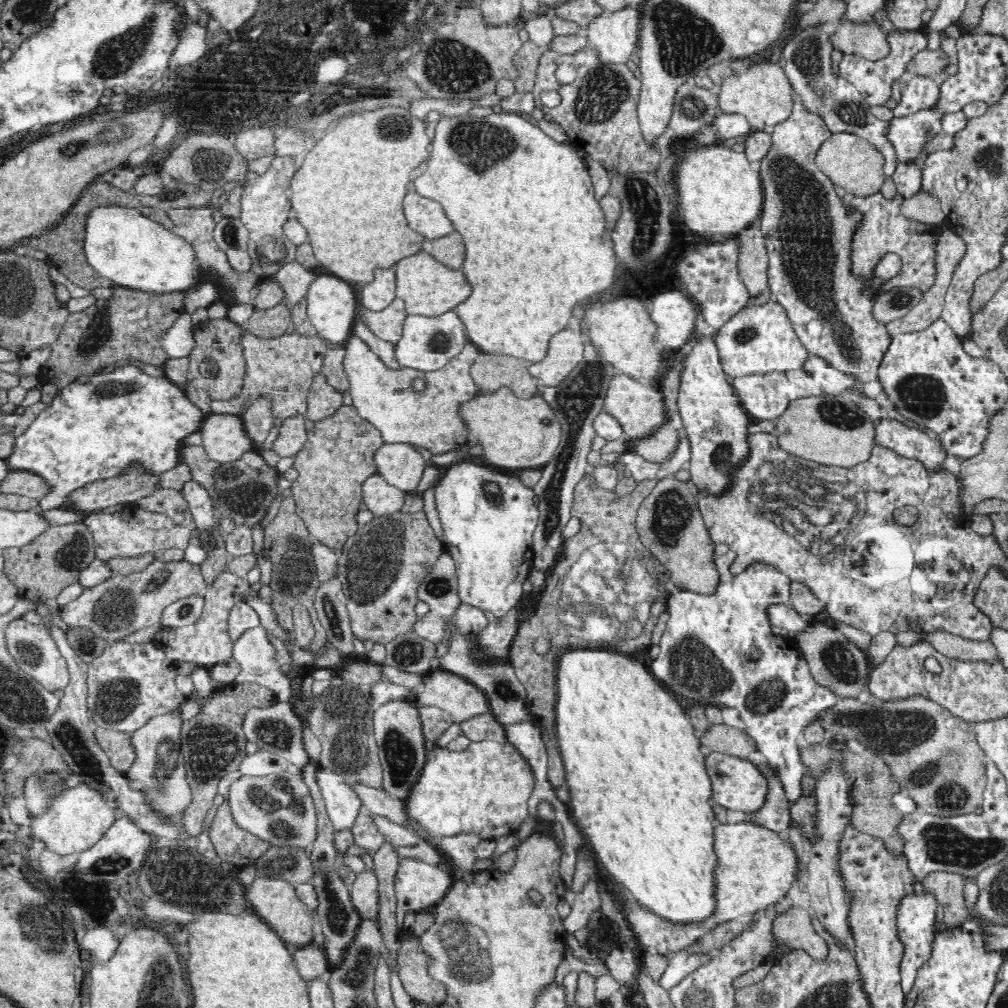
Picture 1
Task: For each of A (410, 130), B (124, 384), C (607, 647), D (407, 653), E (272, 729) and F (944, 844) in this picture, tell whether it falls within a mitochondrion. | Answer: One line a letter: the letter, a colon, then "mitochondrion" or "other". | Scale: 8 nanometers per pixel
A: mitochondrion
B: mitochondrion
C: other
D: mitochondrion
E: mitochondrion
F: mitochondrion

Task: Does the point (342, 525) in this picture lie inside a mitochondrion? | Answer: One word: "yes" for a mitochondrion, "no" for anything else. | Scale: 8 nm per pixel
yes

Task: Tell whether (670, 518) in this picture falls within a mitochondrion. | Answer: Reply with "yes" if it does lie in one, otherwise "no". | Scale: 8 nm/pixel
yes

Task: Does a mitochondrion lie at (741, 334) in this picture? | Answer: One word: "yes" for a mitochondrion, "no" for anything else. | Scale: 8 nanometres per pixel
yes

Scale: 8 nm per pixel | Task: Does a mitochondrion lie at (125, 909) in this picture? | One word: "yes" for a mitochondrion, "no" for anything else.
no

